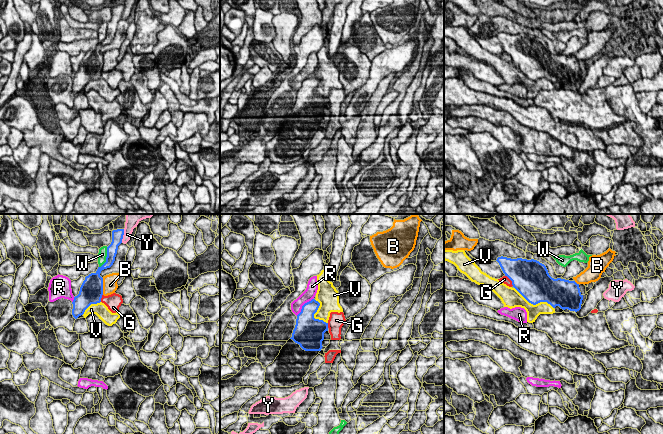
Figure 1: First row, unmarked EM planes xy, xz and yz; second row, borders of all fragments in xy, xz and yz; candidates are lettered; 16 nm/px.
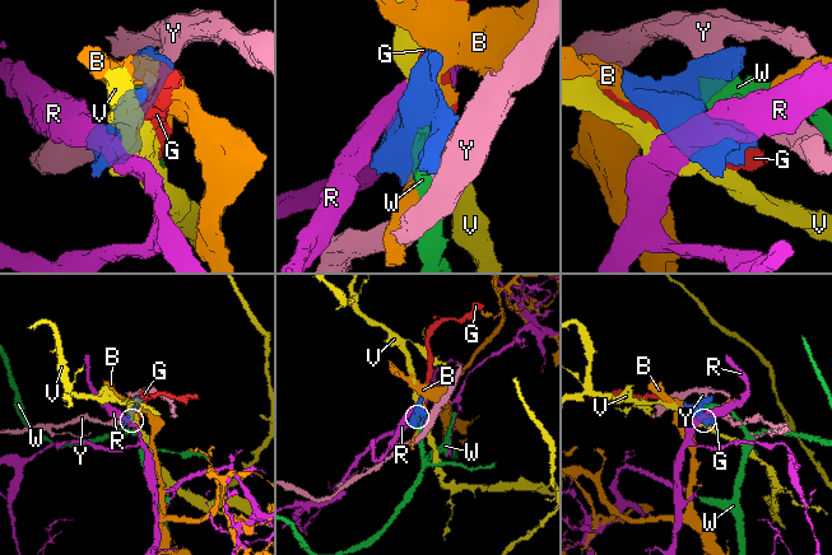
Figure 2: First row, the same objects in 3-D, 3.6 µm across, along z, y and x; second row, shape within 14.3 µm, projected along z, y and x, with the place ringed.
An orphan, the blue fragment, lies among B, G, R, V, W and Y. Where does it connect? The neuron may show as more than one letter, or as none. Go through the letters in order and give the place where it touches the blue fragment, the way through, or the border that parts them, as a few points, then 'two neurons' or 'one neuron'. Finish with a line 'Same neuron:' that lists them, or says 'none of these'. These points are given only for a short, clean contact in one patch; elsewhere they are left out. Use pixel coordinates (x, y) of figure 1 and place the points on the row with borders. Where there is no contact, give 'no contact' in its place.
B: meets blue in xy at (102, 286); two neurons
G: meets blue in yz at (510, 279); two neurons
R: meets blue in xz at (303, 305); two neurons
V: meets blue in yz at (534, 304); two neurons
W: meets blue in xy at (106, 257); two neurons
Y: meets blue in xy at (122, 236); two neurons
Same neuron: none of these

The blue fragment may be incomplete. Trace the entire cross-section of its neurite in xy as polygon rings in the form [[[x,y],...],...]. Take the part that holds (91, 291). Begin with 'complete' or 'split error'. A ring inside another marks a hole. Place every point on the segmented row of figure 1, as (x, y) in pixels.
complete | [[[124,229],[112,231],[112,242],[107,247],[106,262],[101,267],[98,267],[95,273],[91,273],[85,277],[80,287],[79,294],[74,297],[72,302],[72,315],[75,319],[83,315],[91,304],[101,302],[103,295],[103,278],[100,276],[100,273],[102,270],[110,268],[113,265],[118,246],[122,243],[123,235]]]

